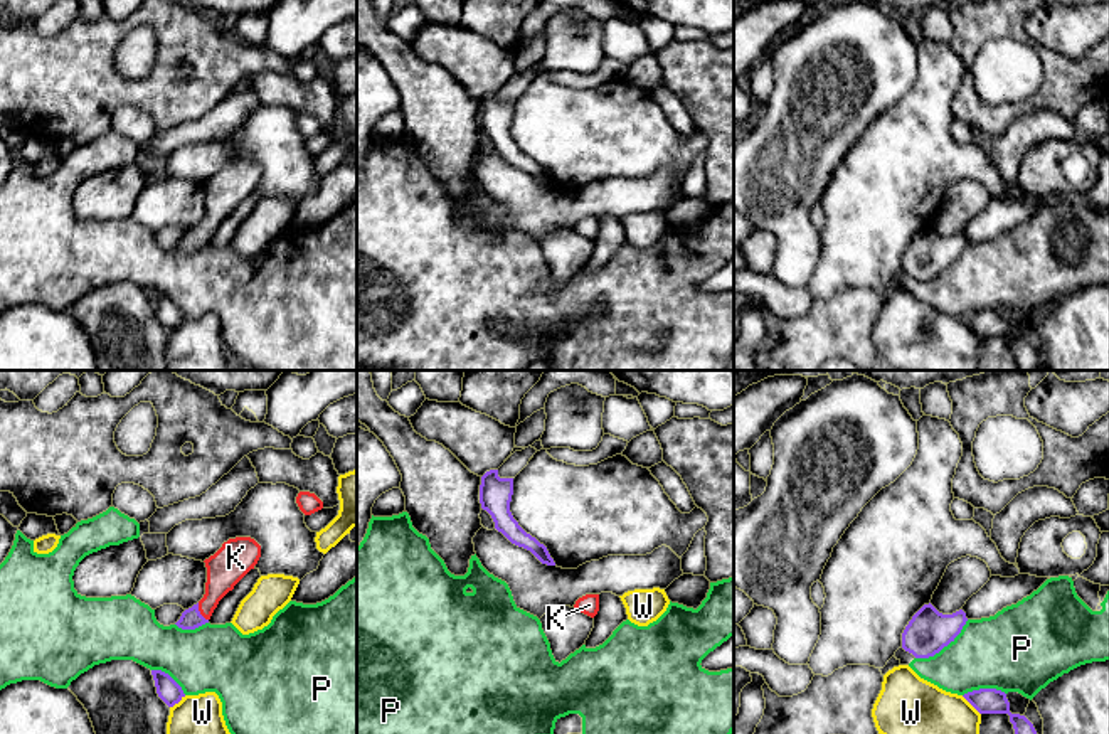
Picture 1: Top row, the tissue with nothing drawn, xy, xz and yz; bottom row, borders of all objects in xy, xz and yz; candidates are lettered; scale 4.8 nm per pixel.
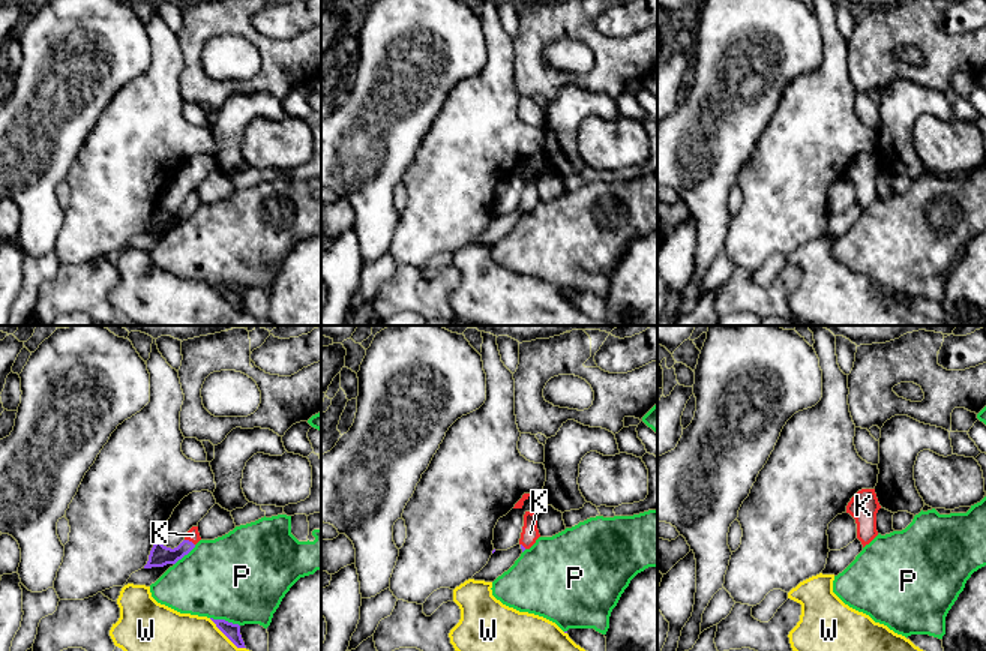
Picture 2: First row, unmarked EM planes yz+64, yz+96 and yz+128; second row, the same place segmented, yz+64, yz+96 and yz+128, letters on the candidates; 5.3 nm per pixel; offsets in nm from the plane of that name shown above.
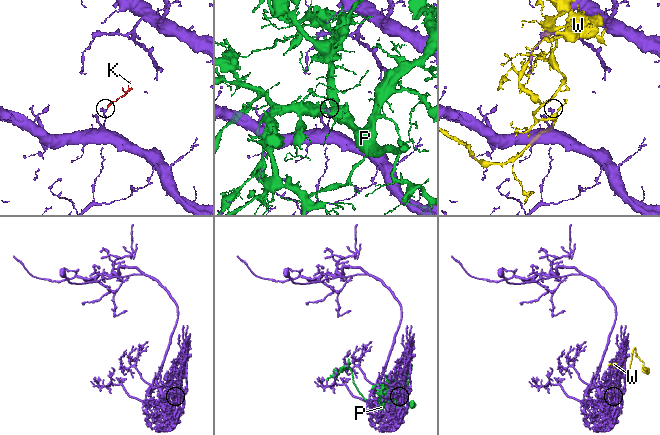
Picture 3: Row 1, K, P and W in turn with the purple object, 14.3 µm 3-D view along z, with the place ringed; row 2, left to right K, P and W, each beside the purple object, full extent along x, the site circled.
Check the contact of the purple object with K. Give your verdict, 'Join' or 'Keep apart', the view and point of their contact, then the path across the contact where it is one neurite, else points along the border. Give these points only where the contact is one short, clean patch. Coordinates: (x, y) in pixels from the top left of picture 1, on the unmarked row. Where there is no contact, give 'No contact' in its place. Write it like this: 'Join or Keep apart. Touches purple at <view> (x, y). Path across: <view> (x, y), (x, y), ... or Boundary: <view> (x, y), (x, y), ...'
Join. Touches purple at xy (199, 234). Path across: xy (191, 241), (199, 234), (211, 223), (226, 191)

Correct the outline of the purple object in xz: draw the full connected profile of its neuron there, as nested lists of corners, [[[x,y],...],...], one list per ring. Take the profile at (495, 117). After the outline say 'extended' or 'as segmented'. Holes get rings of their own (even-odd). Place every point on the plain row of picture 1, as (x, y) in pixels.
[[[490,93],[481,99],[480,126],[491,138],[495,152],[512,167],[530,173],[542,187],[555,189],[547,170],[527,157],[513,141],[510,135],[512,118],[513,101],[500,101],[498,93]]]; as segmented

